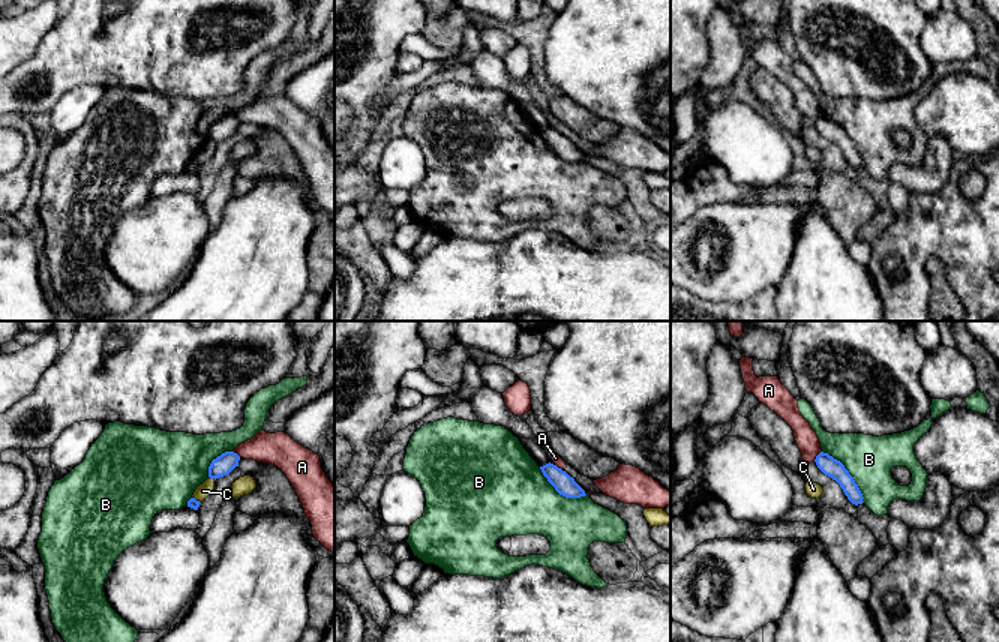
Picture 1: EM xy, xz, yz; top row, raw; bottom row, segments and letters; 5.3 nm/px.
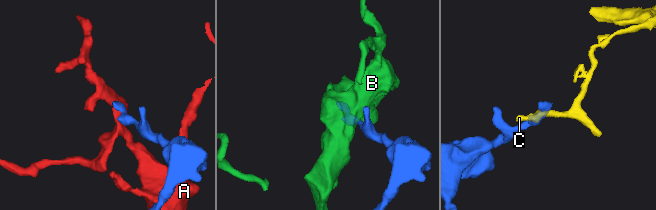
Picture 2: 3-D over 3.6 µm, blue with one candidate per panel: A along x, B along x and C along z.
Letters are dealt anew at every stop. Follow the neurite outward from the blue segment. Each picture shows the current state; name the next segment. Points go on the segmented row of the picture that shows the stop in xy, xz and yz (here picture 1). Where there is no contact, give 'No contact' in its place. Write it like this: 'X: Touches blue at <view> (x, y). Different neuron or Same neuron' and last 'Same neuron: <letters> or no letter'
A: Touches blue at yz (816, 456). Different neuron
B: Touches blue at yz (848, 473). Different neuron
C: Touches blue at xy (212, 477). Different neuron
Same neuron: no letter

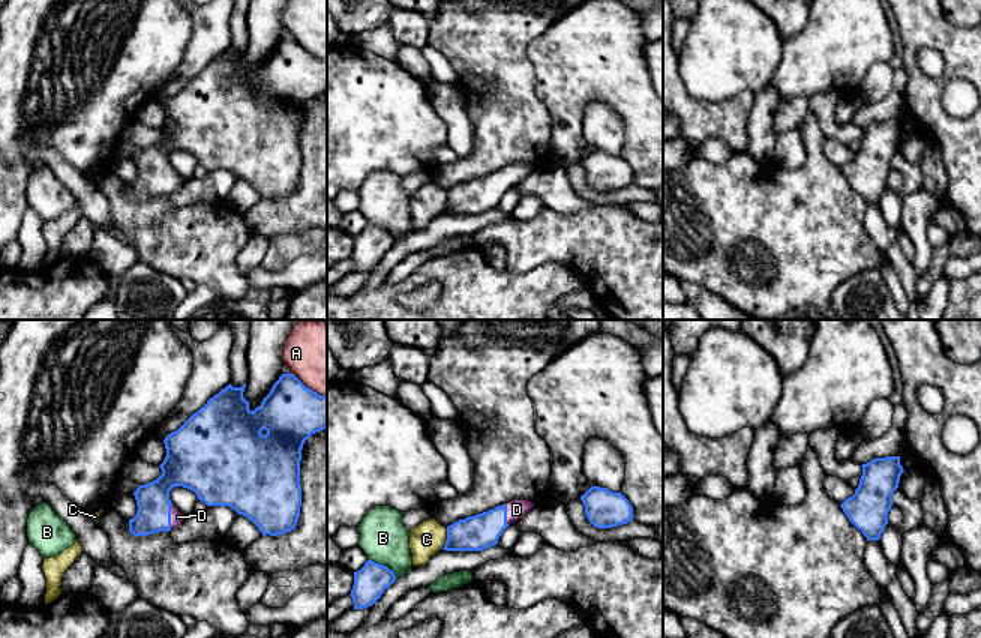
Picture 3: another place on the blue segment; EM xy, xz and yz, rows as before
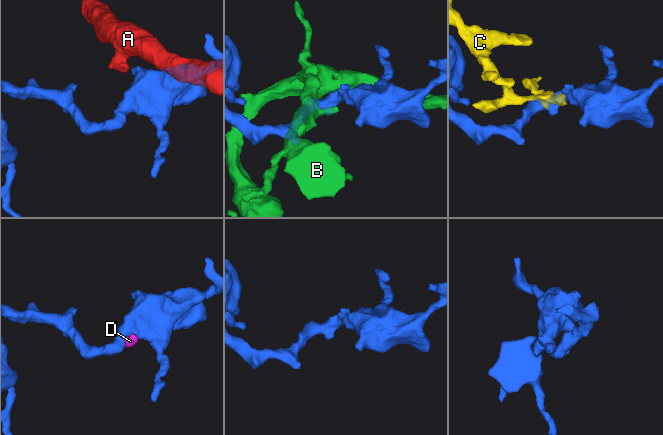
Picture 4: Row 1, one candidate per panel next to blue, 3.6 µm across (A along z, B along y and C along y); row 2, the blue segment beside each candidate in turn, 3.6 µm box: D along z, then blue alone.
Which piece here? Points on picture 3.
A: Touches blue at xy (308, 388). Different neuron
B: Touches blue at xz (383, 565). Different neuron
C: Touches blue at xz (447, 538). Different neuron
D: Touches blue at xy (170, 517). Same neuron
Same neuron: D

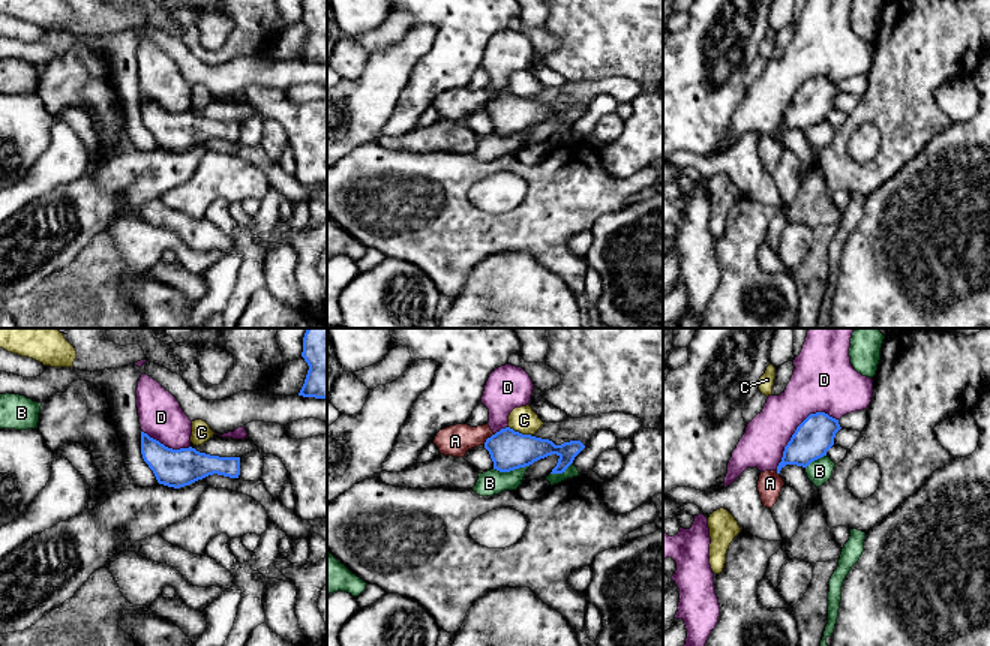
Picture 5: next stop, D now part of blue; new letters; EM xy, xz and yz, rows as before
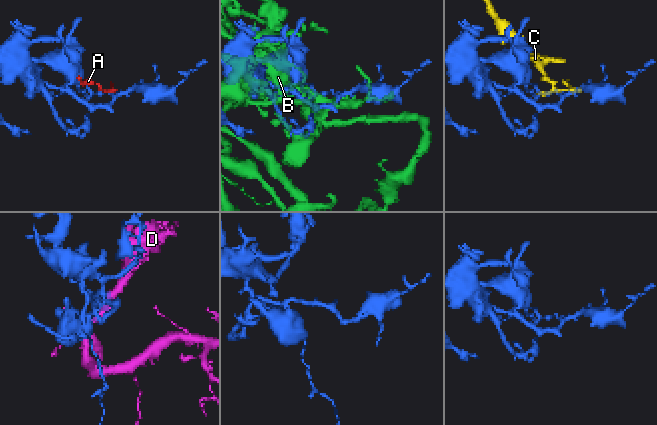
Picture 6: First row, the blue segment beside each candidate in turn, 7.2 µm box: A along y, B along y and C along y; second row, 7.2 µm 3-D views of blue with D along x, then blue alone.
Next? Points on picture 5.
A: Touches blue at xz (488, 438). Different neuron
B: Touches blue at xz (510, 469). Different neuron
C: Touches blue at xz (518, 432). Different neuron
D: Touches blue at yz (801, 423). Different neuron
Same neuron: no letter

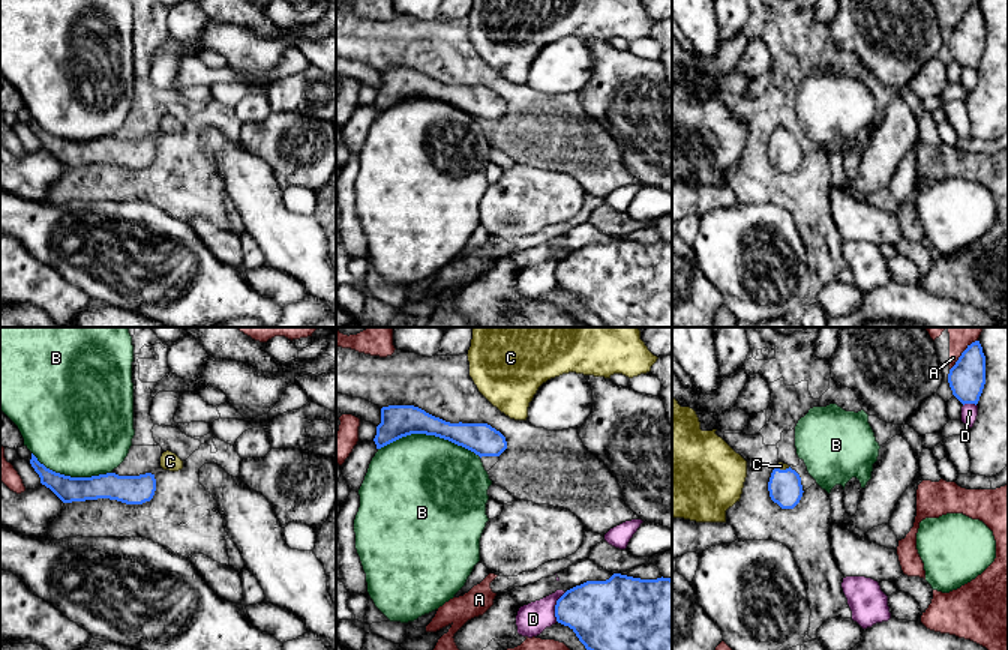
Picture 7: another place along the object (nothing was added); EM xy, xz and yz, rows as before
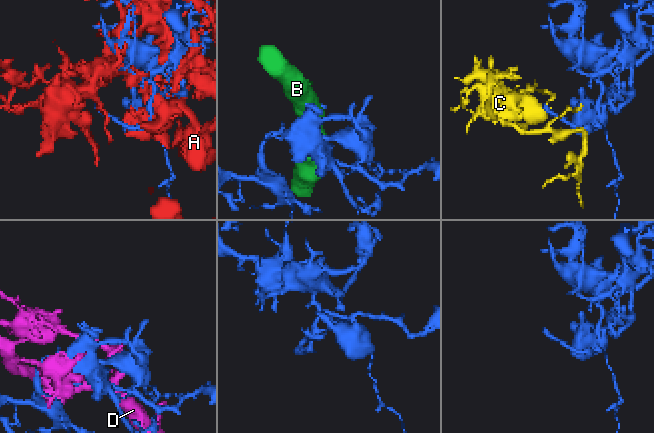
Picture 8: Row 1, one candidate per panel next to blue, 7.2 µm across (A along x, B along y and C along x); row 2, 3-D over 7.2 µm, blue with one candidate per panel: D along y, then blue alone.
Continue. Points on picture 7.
A: Touches blue at yz (962, 355). Different neuron
B: Touches blue at xz (429, 434). Different neuron
C: Touches blue at yz (782, 470). Same neuron
D: Touches blue at xz (555, 607). Different neuron
Same neuron: C

